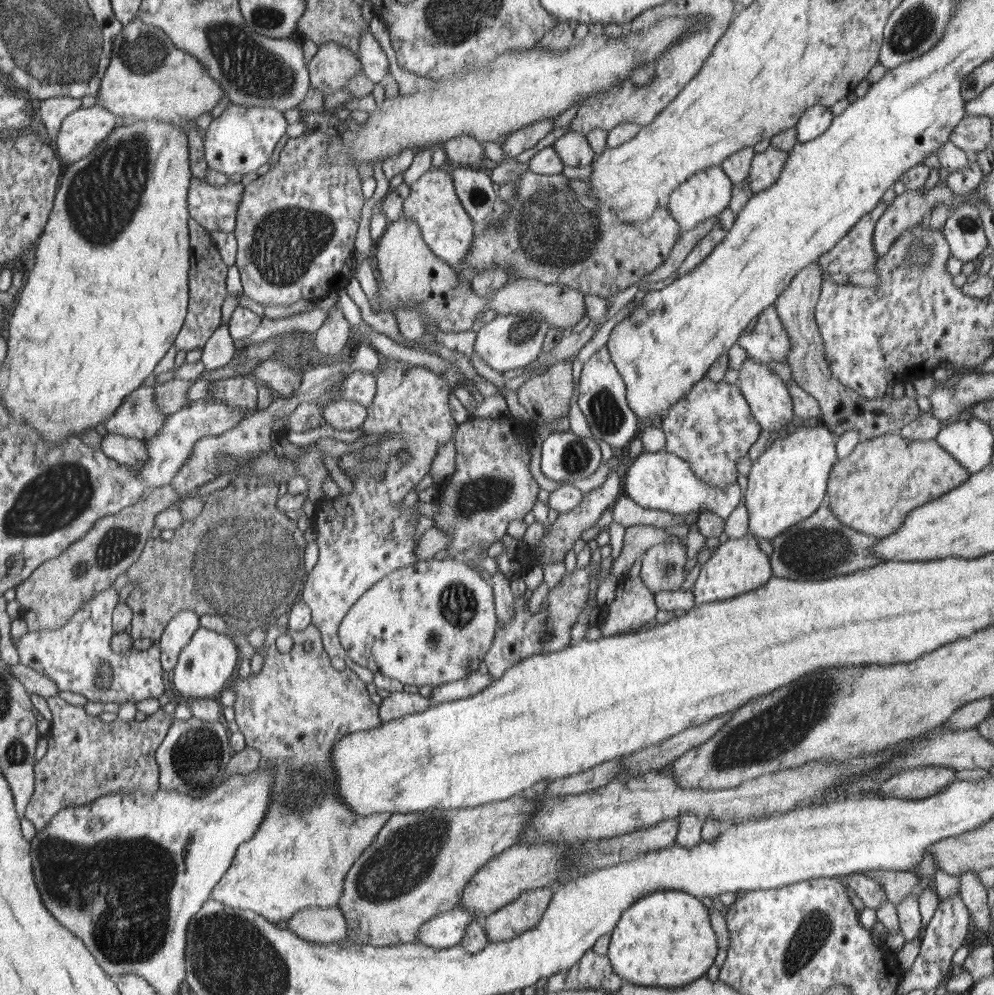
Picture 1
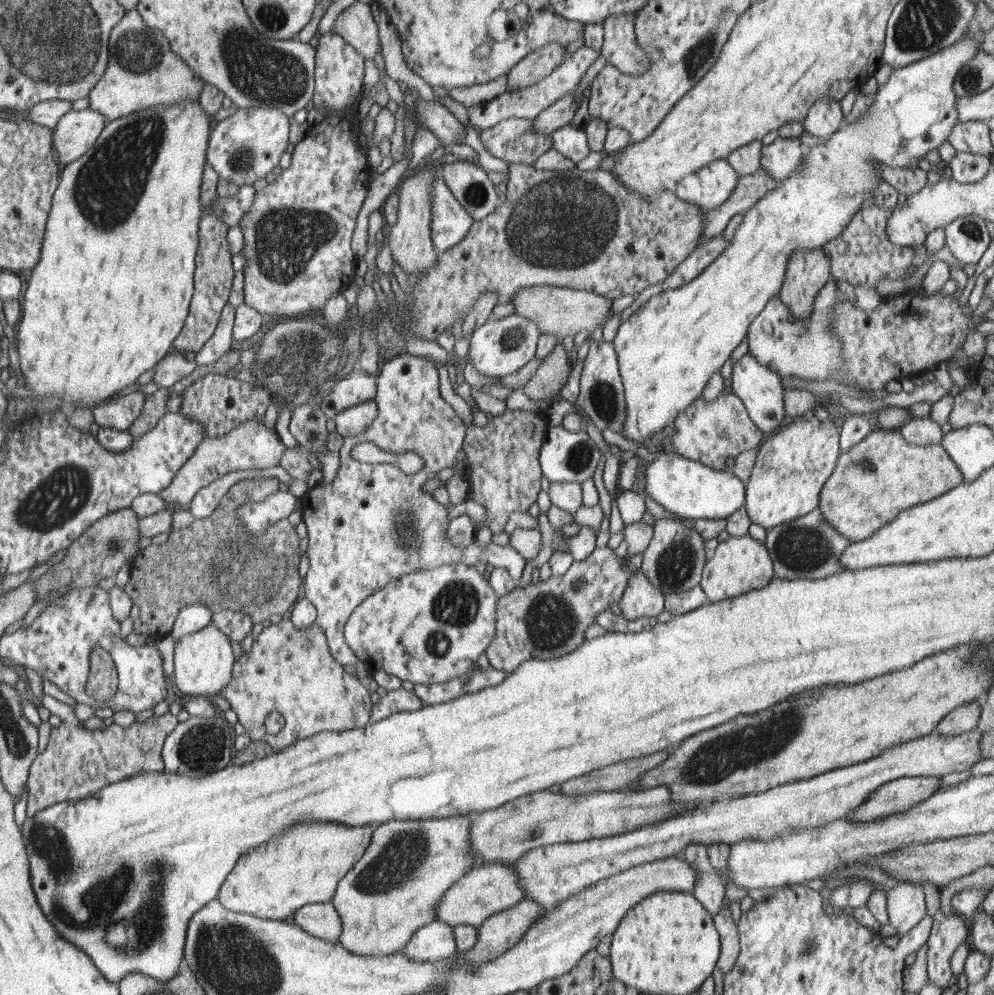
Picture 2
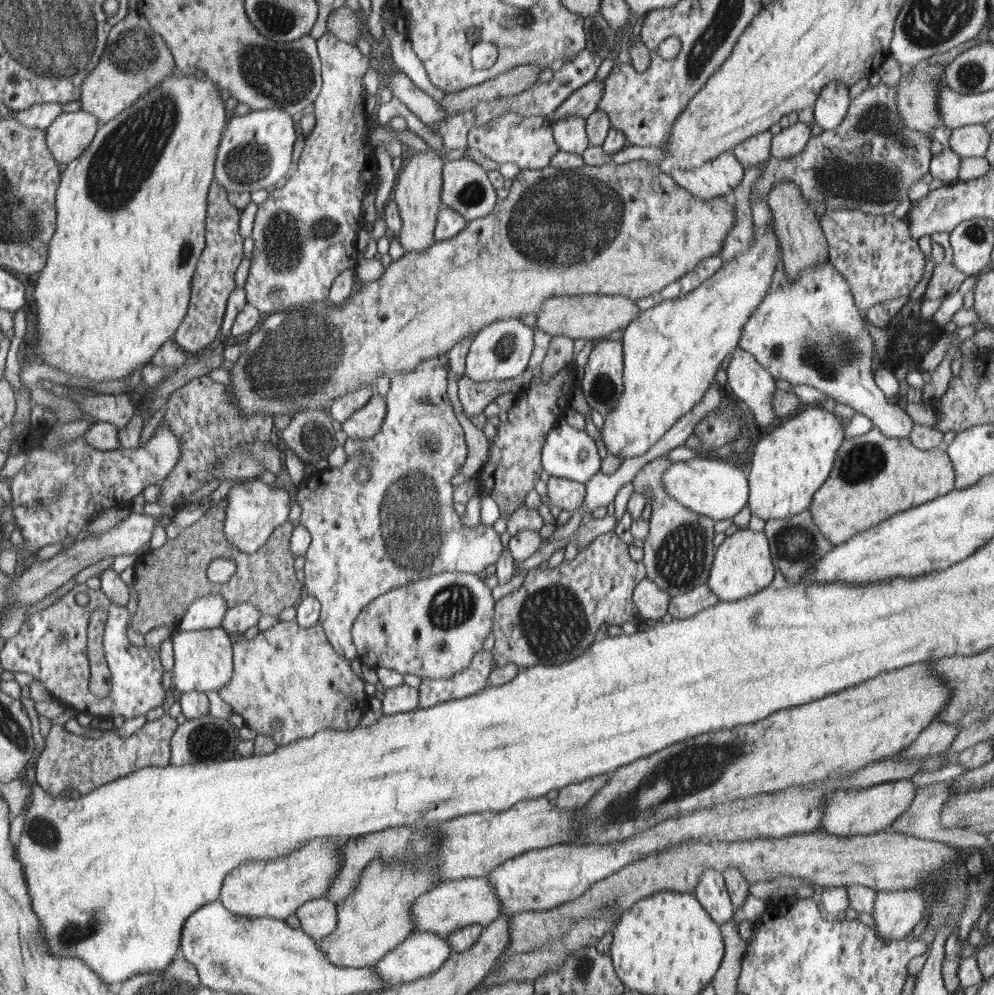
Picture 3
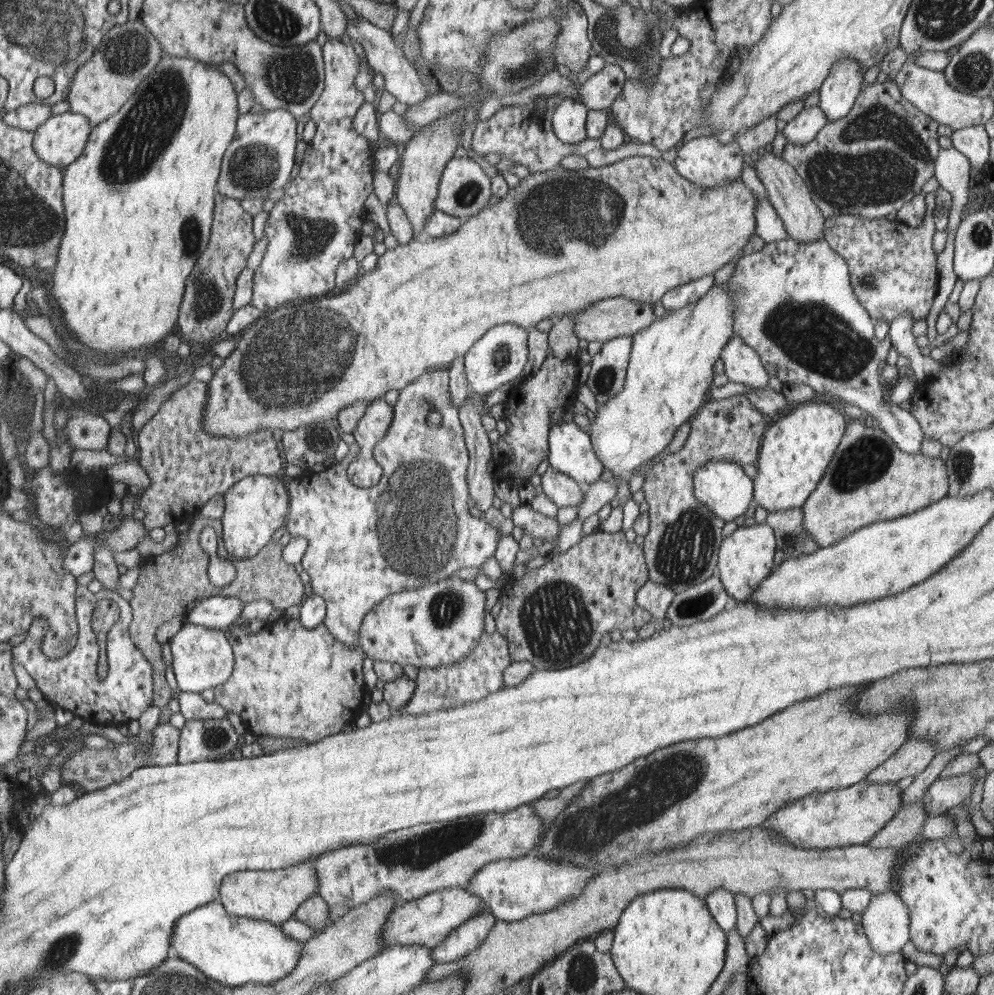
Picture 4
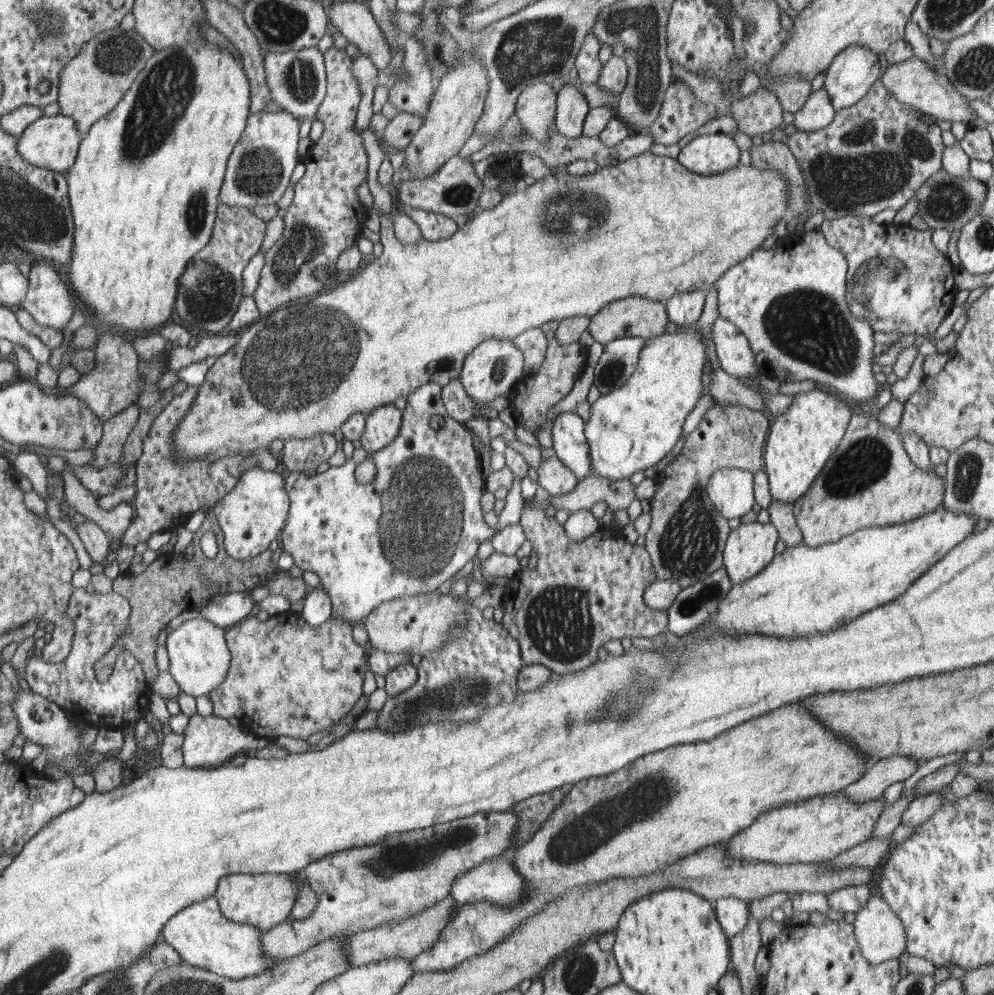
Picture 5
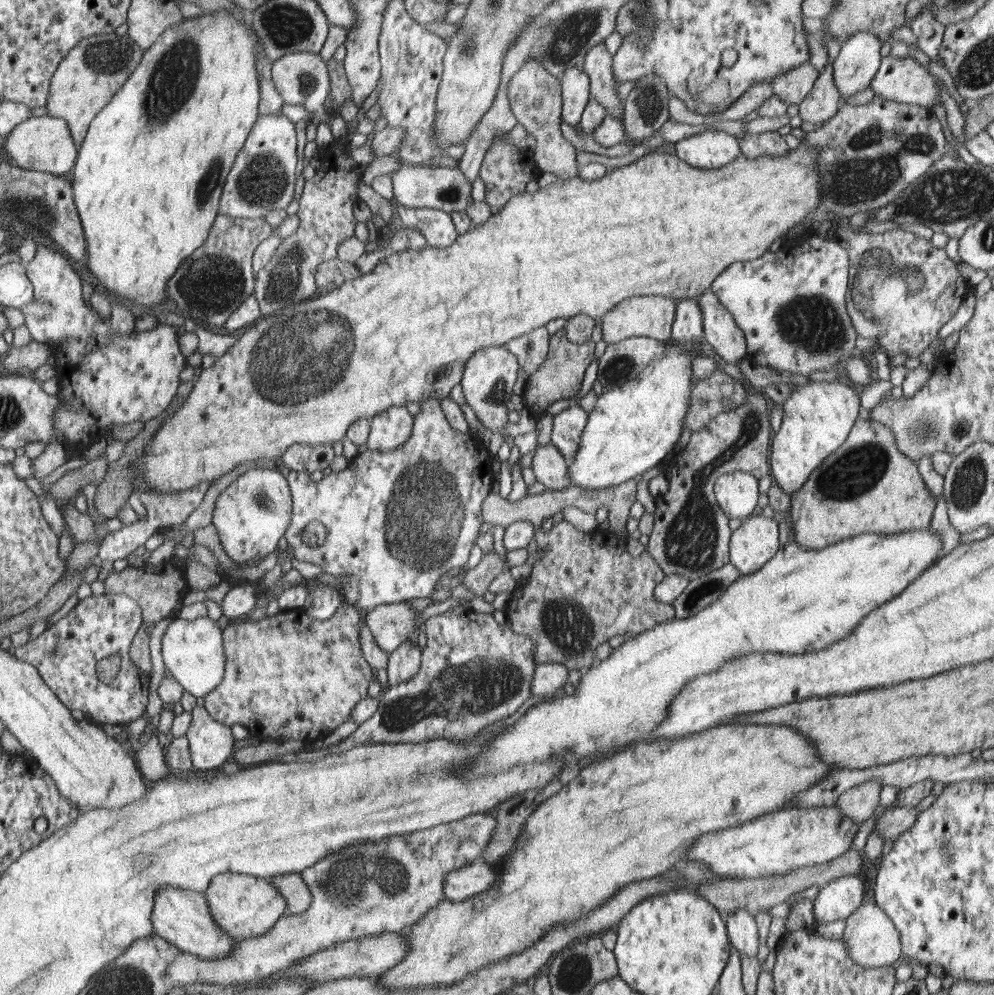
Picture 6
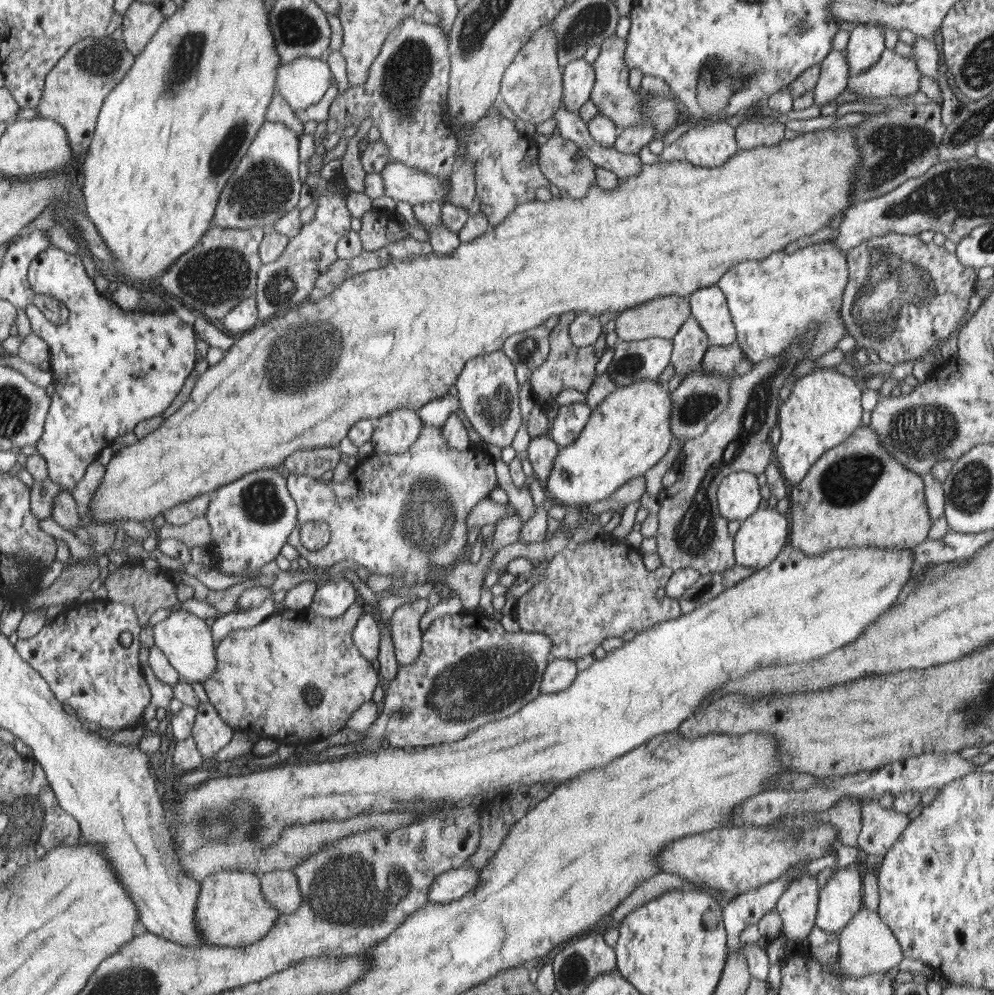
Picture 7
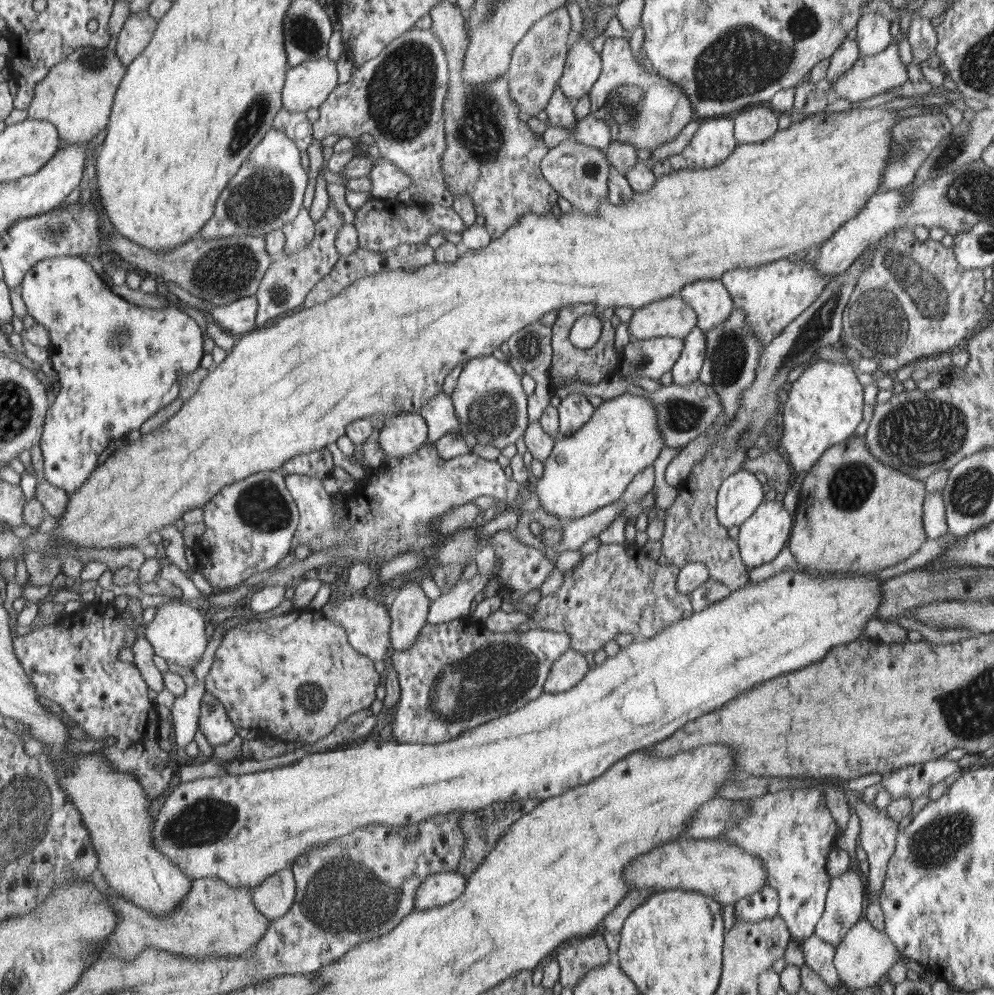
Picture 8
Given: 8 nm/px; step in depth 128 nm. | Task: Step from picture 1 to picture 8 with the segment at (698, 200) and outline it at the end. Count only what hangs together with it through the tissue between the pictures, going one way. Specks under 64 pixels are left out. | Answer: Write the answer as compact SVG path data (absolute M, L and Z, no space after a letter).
M732 116L704 119L692 141L681 153L654 163L656 177L680 169L709 169L722 164L736 148Z

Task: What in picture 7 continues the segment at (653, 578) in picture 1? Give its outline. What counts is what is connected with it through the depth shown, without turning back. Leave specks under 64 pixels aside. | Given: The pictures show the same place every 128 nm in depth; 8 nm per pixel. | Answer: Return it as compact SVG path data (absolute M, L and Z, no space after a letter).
M810 322L804 348L800 348L800 342L794 340L790 348L780 356L766 358L754 364L752 371L746 375L736 376L731 382L724 412L699 437L686 440L683 451L672 466L677 470L676 482L657 495L659 523L655 536L658 543L656 553L662 565L673 571L694 568L701 575L719 573L734 567L732 536L716 500L717 490L730 473L746 471L758 474L764 472L770 464L772 444L768 442L768 436L778 418L778 390L782 389L786 376L802 362L804 353L810 351L818 329L820 322Z

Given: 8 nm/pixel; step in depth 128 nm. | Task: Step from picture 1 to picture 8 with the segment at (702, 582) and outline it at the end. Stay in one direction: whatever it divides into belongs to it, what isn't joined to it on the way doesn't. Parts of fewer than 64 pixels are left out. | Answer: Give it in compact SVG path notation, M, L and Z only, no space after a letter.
M771 495L753 517L739 526L742 562L750 569L772 562L789 542L790 530L792 514Z

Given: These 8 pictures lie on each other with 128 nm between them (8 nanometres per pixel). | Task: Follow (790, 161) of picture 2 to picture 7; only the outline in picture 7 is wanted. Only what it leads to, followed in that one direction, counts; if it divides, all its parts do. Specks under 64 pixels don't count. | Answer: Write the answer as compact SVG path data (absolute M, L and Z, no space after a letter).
M846 50L830 52L820 63L821 71L814 90L814 106L831 110L836 97L847 89L850 66L846 62Z

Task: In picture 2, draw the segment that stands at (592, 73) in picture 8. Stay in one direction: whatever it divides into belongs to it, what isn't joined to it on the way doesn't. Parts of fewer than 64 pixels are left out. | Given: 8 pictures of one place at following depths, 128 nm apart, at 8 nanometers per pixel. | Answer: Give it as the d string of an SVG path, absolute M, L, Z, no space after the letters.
M568 124L556 130L552 136L552 147L574 163L584 160L590 154L588 135L583 126Z

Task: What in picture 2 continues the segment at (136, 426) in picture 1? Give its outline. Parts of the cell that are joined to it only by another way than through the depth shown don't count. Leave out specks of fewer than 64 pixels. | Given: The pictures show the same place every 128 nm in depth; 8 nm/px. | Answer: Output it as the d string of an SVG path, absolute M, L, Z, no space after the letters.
M136 391L125 397L110 398L106 402L100 402L92 410L94 420L100 427L126 431L142 414L146 397L145 393Z

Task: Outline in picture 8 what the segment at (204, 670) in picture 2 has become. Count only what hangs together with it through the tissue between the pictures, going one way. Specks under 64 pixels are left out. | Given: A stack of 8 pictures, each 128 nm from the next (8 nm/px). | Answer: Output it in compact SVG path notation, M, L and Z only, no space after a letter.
M187 601L169 602L158 607L153 620L144 627L144 636L153 646L155 654L165 658L170 664L178 664L182 668L193 668L201 662L202 652L206 650L208 638L204 630L204 618Z

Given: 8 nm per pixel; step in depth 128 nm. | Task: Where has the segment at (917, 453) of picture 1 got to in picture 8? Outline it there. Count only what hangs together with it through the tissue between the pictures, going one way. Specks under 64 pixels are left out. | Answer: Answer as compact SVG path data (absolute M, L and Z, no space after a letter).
M854 434L824 451L804 476L788 550L798 564L818 572L864 574L894 566L910 558L927 539L922 522L926 493L925 481L878 461L866 447L864 437Z

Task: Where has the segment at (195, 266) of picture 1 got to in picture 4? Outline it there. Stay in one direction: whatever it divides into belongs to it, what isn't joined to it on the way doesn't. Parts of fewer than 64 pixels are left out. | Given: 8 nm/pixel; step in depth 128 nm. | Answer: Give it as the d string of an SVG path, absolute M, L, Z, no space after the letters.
M217 193L209 245L188 279L178 319L184 340L207 343L226 334L229 322L237 313L234 310L236 282L242 270L245 270L248 256L252 254L256 242L258 238L254 238L254 214L250 214L250 210L246 210L238 198Z

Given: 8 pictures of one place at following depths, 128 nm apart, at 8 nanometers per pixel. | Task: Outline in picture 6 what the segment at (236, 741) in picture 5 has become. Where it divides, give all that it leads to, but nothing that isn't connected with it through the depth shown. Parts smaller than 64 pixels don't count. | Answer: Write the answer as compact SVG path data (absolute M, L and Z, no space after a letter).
M194 707L191 724L185 738L189 740L193 771L205 773L212 768L221 768L234 752L234 736L230 726L217 722L205 707Z

